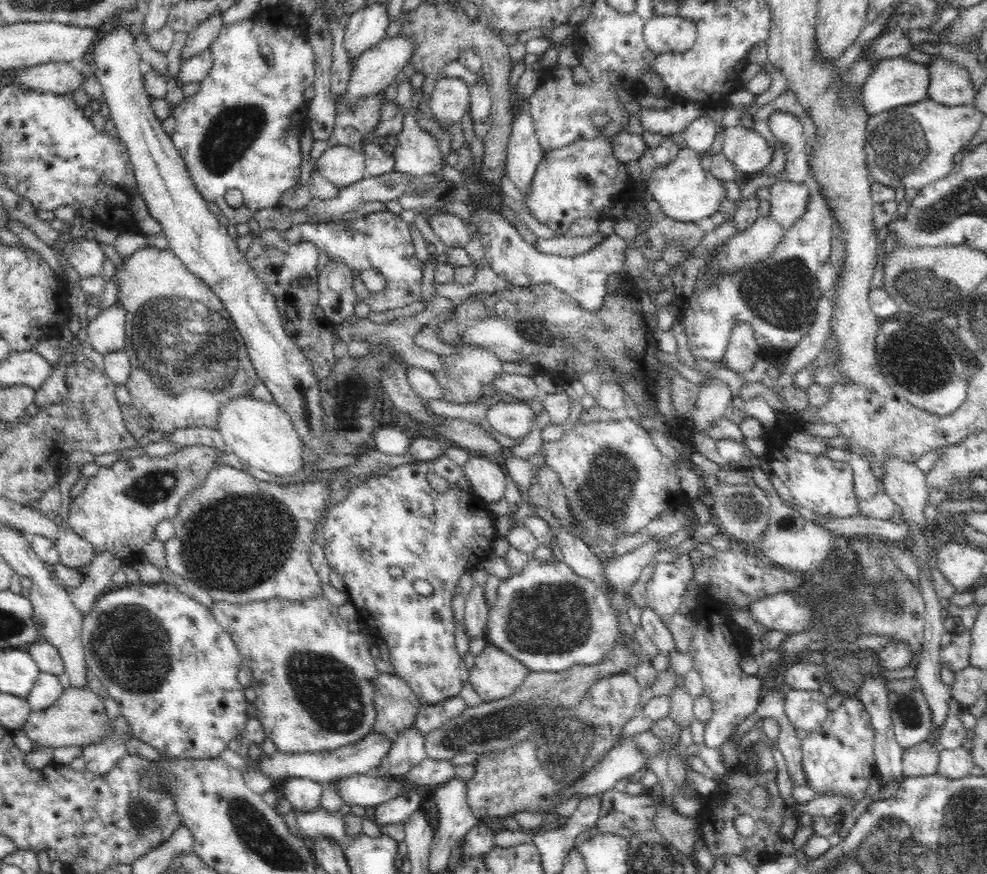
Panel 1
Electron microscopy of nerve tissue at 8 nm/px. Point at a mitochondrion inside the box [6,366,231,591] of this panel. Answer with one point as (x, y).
(149, 489)

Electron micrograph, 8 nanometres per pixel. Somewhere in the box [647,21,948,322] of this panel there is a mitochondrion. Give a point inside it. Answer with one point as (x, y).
(900, 146)

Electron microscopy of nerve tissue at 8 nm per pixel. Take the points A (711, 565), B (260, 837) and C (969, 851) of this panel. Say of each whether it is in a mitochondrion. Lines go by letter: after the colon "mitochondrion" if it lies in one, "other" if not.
A: other
B: mitochondrion
C: mitochondrion

